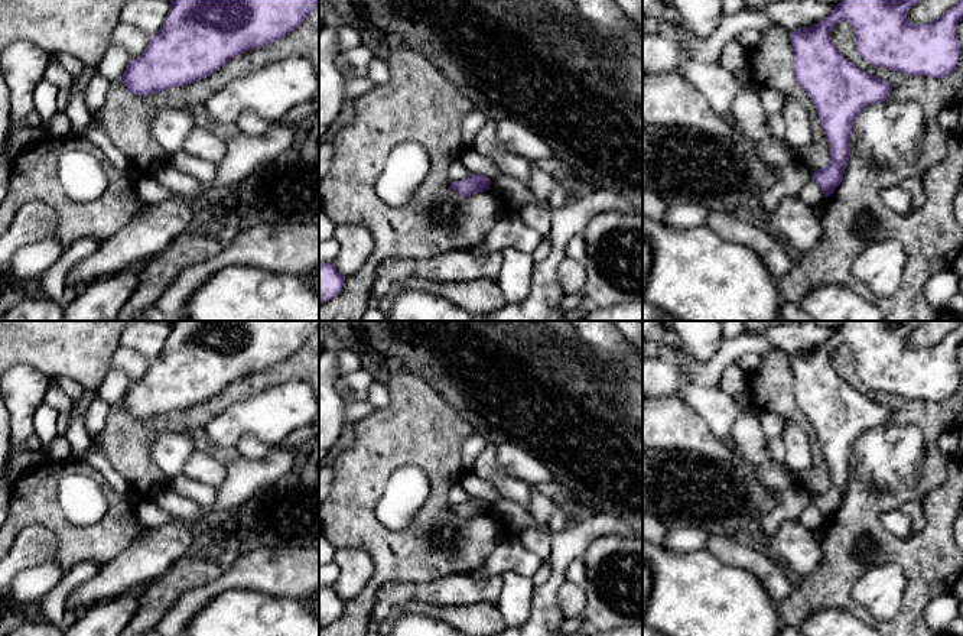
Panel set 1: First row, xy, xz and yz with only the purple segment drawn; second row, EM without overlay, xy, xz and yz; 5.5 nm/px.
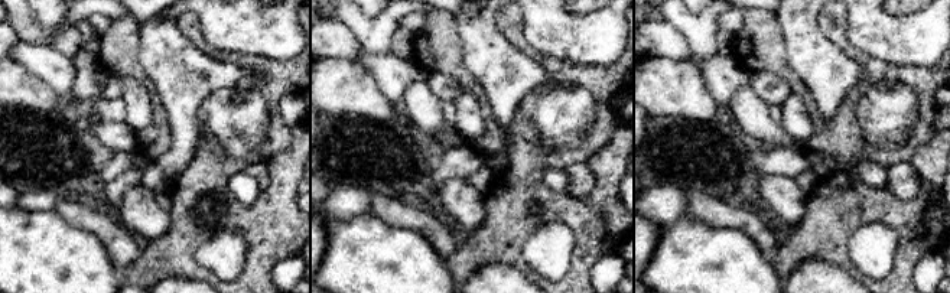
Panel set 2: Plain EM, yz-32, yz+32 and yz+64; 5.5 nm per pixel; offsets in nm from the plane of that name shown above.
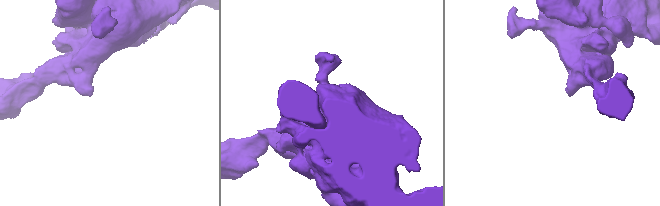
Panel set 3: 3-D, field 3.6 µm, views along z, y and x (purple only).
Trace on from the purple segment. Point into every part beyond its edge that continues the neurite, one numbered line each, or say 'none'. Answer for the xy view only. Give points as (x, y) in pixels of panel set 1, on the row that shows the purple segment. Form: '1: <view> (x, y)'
none

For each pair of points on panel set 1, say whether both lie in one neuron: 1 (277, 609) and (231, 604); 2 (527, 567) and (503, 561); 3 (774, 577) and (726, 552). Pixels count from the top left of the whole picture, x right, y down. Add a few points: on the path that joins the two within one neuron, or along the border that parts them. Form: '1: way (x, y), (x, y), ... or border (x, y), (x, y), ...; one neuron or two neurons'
1: way (266, 609), (243, 609); one neuron
2: way (521, 561), (508, 561); one neuron
3: way (763, 565), (738, 555); one neuron

